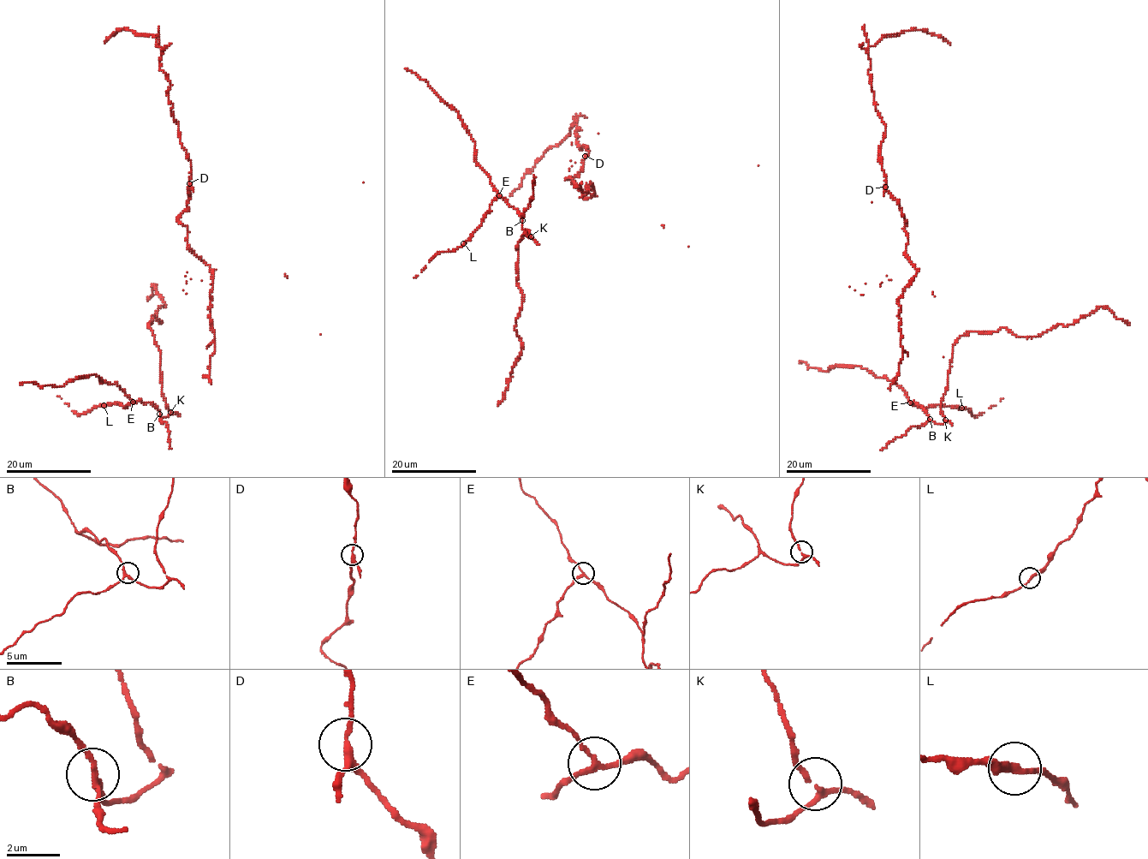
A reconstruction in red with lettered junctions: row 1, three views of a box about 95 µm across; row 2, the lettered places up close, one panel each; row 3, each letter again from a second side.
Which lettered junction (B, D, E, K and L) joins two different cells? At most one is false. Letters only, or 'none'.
D

